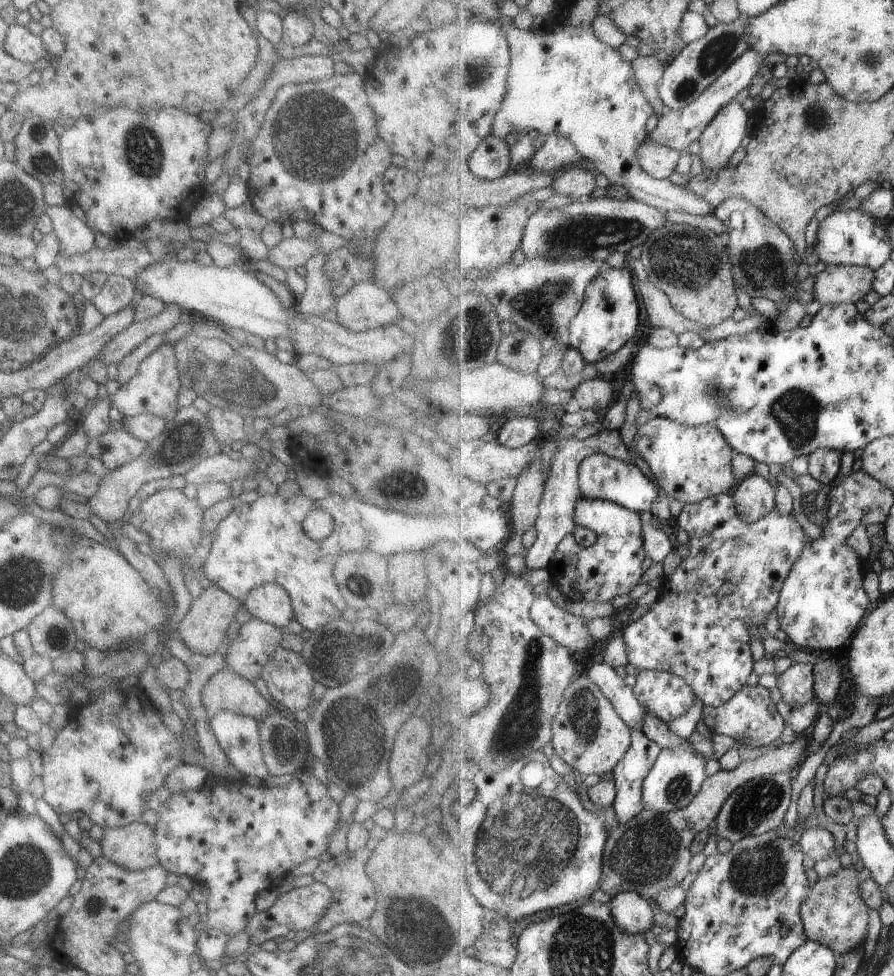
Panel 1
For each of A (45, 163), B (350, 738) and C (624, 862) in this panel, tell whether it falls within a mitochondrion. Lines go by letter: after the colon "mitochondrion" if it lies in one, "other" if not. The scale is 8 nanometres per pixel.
A: mitochondrion
B: mitochondrion
C: mitochondrion

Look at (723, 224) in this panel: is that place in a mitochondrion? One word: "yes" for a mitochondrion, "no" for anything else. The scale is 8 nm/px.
no

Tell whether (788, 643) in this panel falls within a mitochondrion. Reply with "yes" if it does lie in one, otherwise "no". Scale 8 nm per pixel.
no

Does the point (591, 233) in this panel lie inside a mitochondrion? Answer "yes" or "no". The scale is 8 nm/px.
yes

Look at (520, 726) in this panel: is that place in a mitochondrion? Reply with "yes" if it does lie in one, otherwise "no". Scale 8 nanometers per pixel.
yes

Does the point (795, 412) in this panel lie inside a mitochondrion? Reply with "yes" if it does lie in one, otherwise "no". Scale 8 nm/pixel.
yes

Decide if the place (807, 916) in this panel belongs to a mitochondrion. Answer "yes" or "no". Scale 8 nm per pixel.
no

